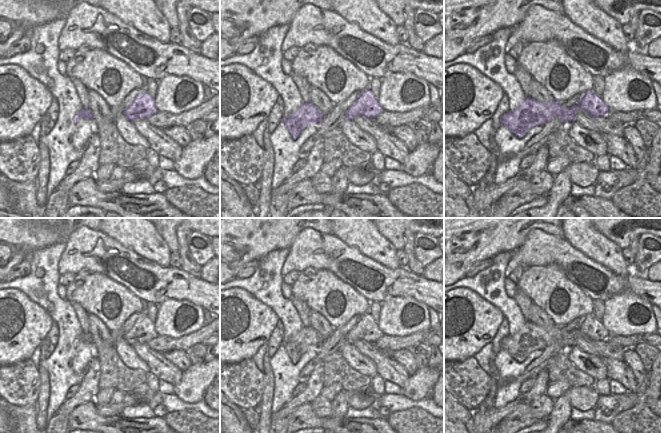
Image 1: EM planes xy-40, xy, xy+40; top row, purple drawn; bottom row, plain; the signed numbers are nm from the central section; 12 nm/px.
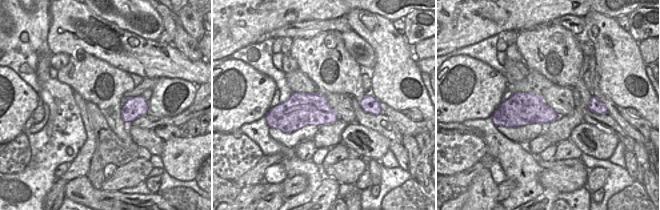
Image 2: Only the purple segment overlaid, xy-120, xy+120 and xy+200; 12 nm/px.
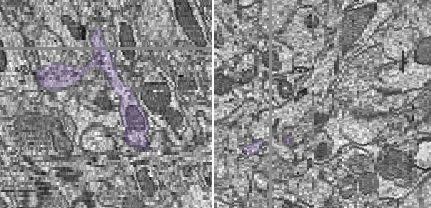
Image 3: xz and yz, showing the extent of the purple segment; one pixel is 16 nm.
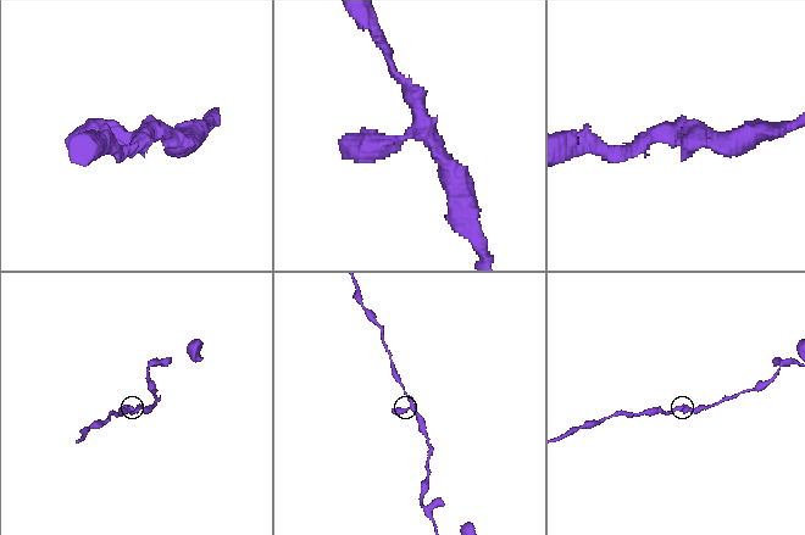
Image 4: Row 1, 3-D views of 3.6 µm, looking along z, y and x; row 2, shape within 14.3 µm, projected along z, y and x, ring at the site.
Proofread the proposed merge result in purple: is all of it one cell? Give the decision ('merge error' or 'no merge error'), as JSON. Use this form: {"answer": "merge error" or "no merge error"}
{"answer": "no merge error"}

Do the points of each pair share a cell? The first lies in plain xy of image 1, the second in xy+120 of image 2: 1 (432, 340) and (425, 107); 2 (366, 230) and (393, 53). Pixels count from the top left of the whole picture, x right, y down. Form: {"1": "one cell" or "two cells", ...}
{"1": "two cells", "2": "one cell"}

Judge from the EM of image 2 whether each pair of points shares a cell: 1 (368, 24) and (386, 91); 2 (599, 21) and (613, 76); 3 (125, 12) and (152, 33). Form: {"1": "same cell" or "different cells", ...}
{"1": "same cell", "2": "same cell", "3": "same cell"}

